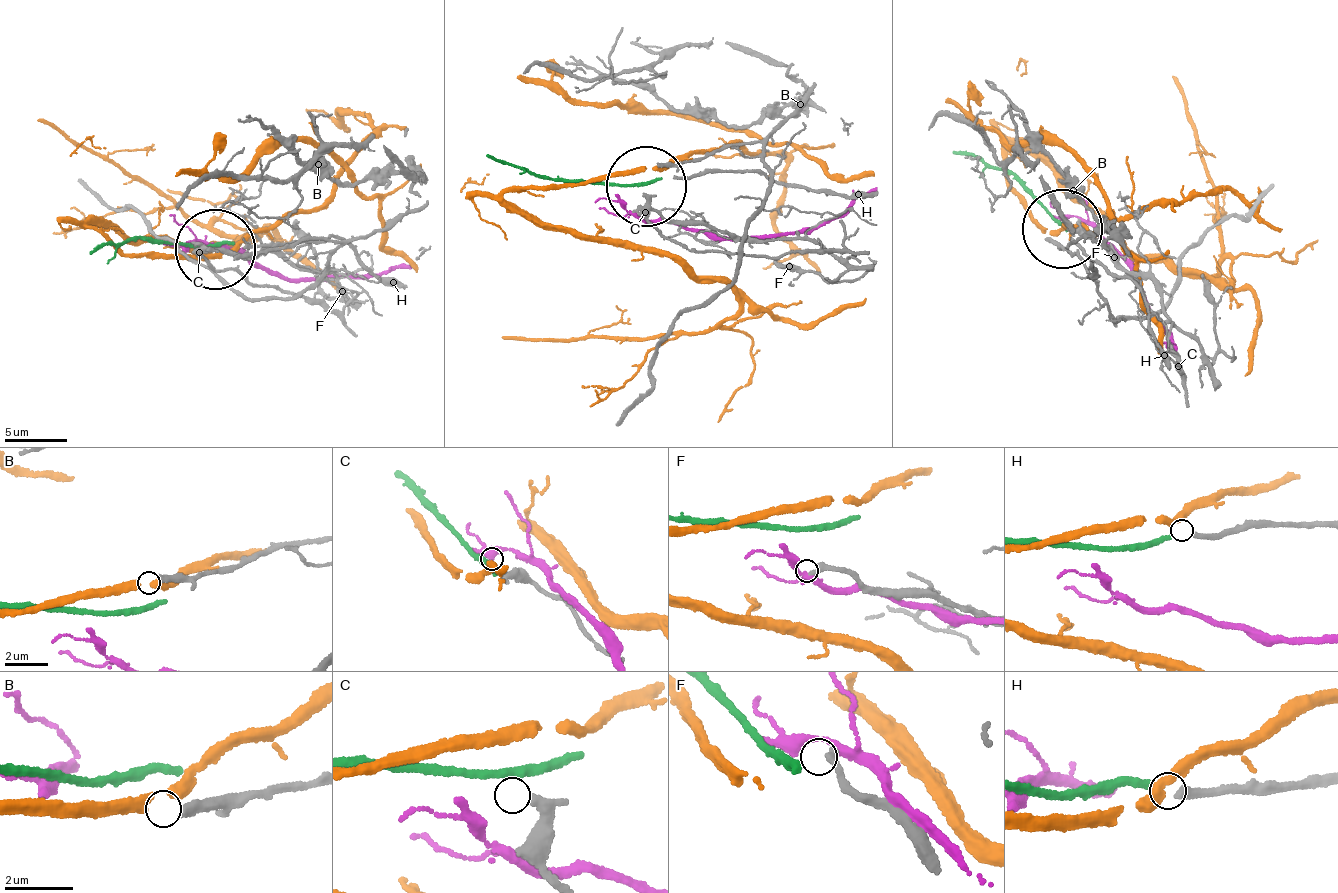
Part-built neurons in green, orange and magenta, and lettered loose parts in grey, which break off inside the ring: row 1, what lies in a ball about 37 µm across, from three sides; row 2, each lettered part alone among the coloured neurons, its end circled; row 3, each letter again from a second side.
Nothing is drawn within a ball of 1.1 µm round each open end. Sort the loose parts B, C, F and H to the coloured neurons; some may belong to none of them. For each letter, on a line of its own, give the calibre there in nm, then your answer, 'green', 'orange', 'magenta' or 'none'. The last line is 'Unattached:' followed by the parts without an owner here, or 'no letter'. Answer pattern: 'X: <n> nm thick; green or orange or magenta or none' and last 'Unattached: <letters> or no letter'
B: 280 nm thick; none
C: 360 nm thick; none
F: 260 nm thick; none
H: 240 nm thick; green
Unattached: B, C, F

